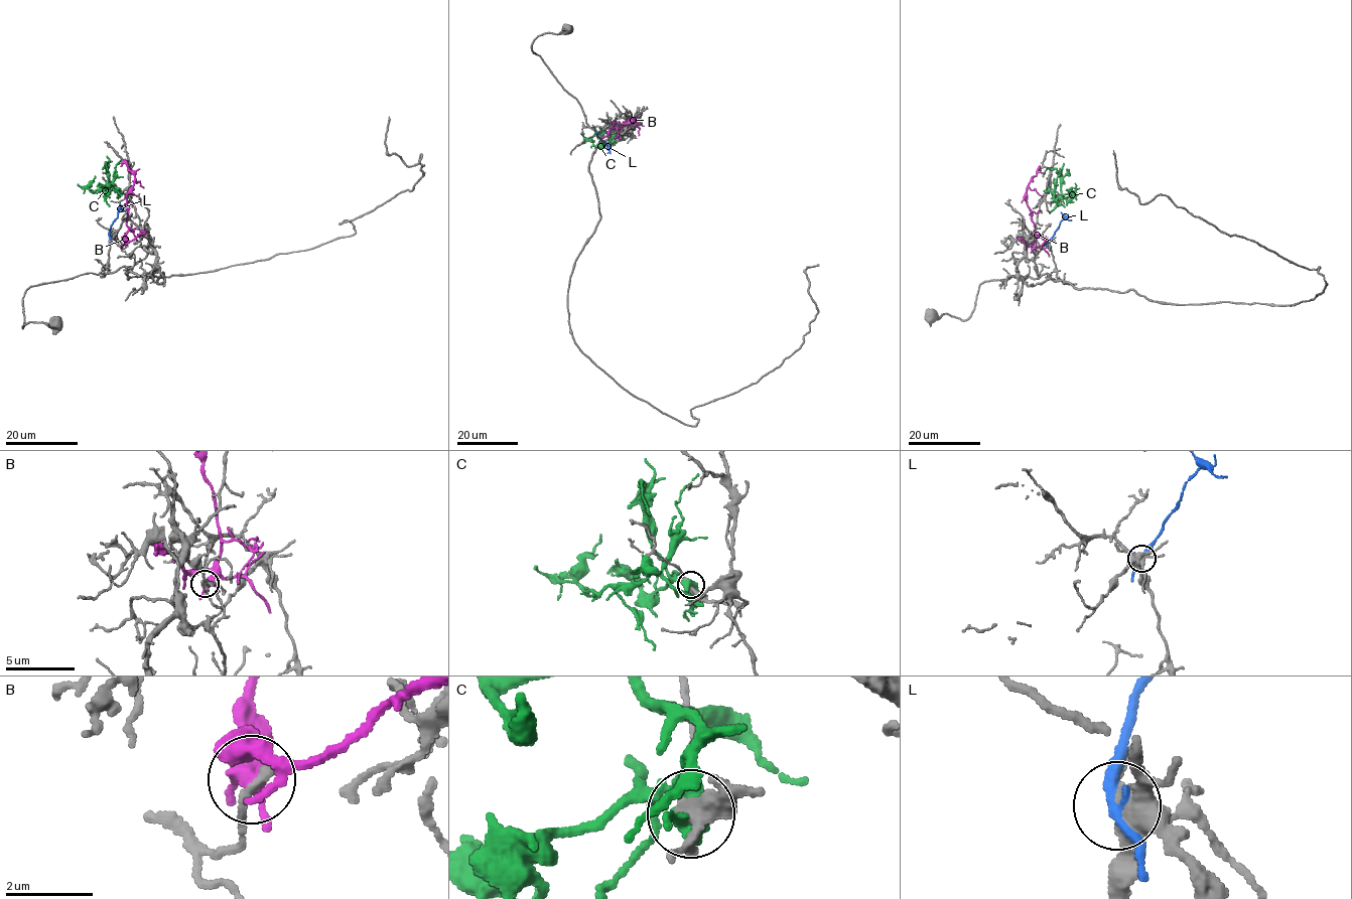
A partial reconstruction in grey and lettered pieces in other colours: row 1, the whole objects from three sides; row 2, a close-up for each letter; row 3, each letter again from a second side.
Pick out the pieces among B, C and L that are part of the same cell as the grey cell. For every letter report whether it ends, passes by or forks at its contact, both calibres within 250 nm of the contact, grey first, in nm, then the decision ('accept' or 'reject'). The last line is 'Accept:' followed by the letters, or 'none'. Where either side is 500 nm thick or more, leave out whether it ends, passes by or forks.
B: it passes by; calibres 240 and 400 nm; reject
C: it forks; calibres 280 and 360 nm; reject
L: it passes by; calibres 380 and 280 nm; reject
Accept: none

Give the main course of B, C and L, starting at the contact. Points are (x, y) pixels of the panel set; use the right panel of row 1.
B: (1032, 249), (1036, 239), (1035, 227), (1025, 194), (1038, 170), (1043, 173)
C: (1061, 197), (1055, 199), (1053, 192), (1058, 197), (1067, 196), (1075, 182)
L: (1049, 242), (1064, 218), (1071, 220)

